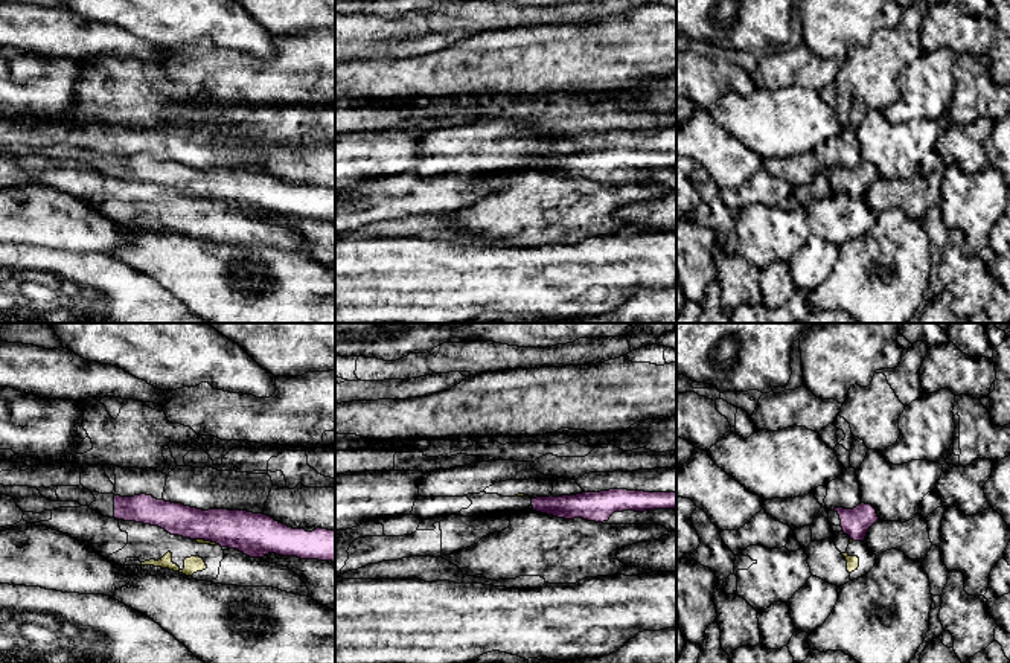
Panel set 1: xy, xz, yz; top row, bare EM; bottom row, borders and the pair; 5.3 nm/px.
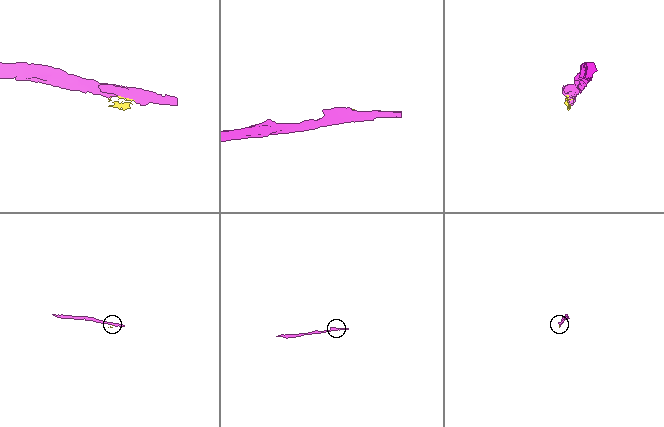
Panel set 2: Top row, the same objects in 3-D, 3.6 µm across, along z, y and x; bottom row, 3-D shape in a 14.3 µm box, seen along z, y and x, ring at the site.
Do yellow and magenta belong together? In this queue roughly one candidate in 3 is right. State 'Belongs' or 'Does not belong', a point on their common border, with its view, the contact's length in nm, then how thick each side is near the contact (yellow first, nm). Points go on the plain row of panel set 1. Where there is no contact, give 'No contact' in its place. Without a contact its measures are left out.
Does not belong. Touches yellow at xy (207, 200). Shared border 150 nm. Thickness 30 nm (yellow) against 220 nm

